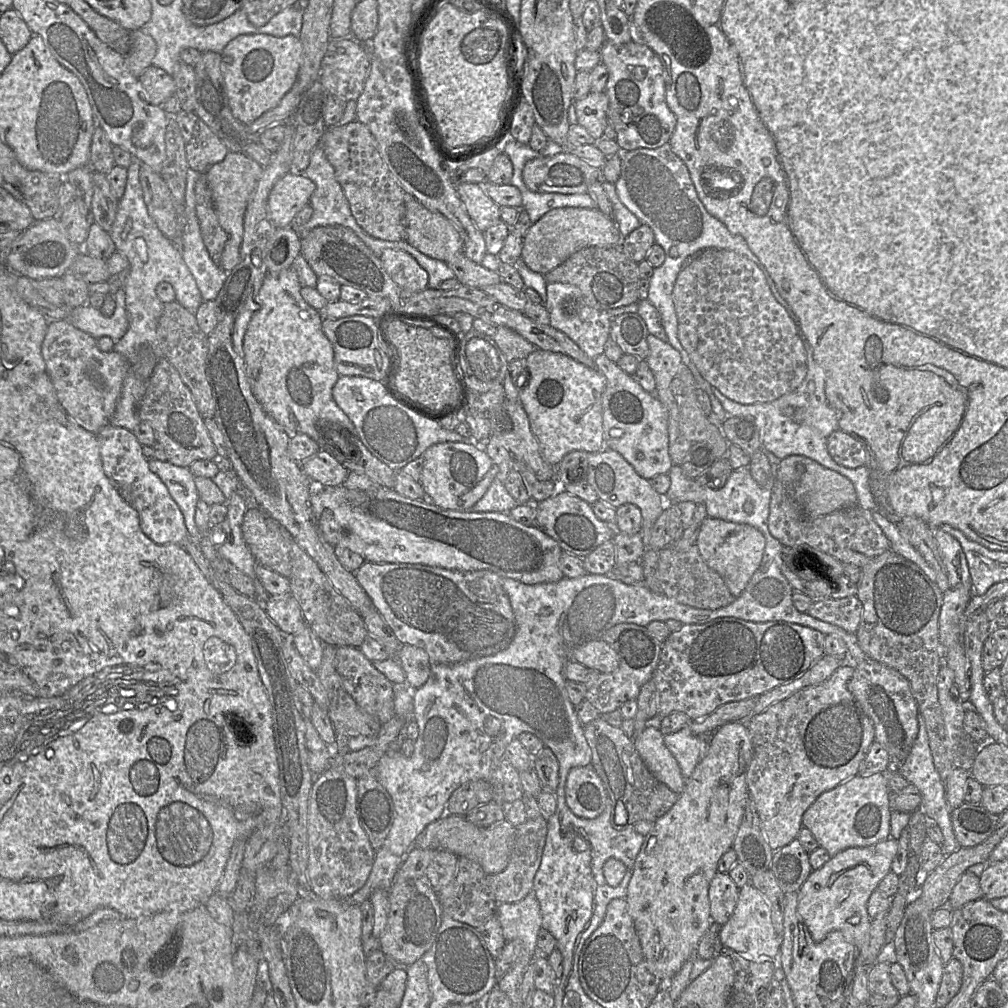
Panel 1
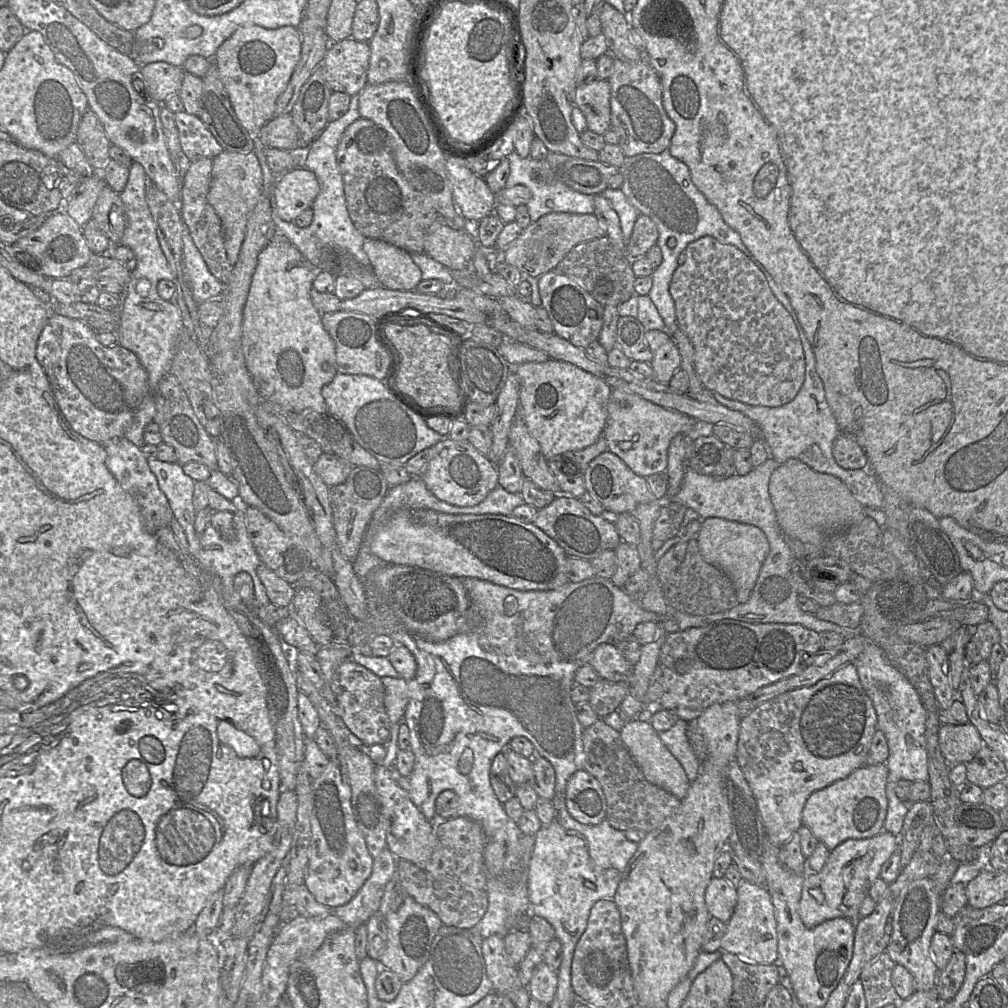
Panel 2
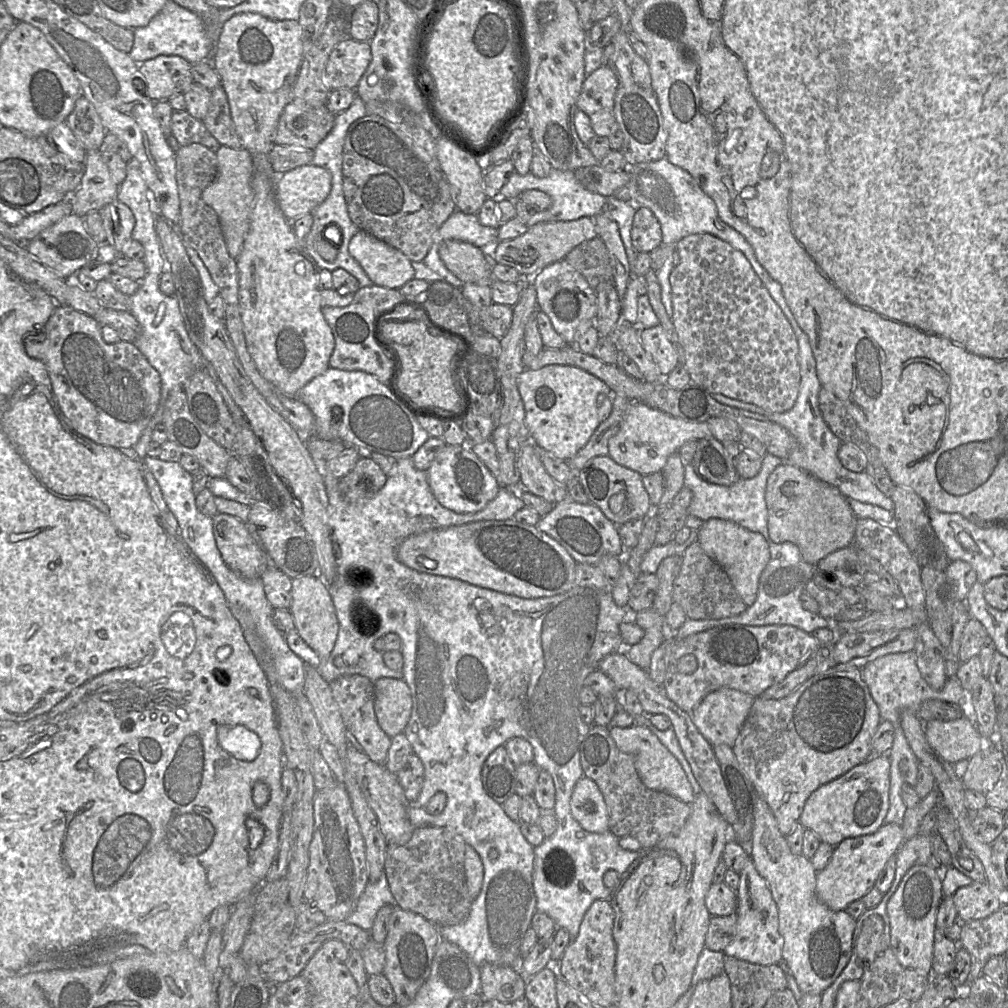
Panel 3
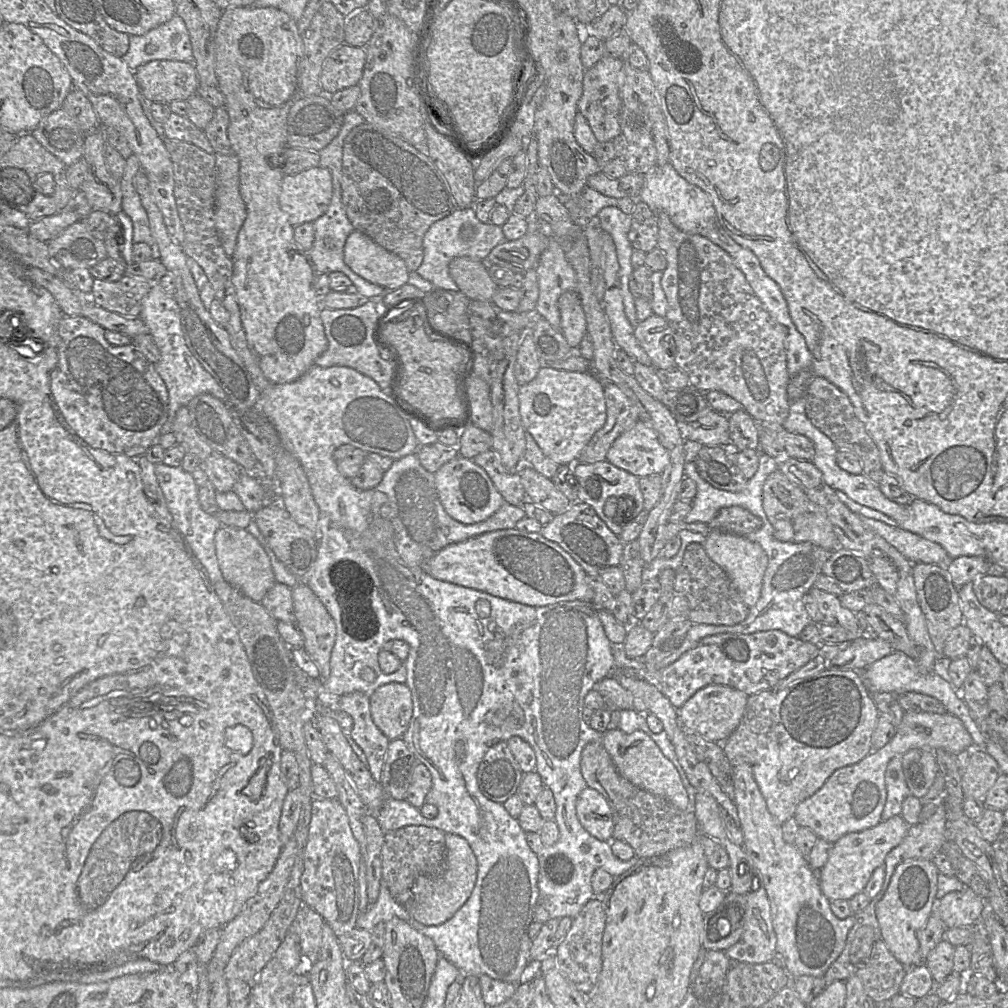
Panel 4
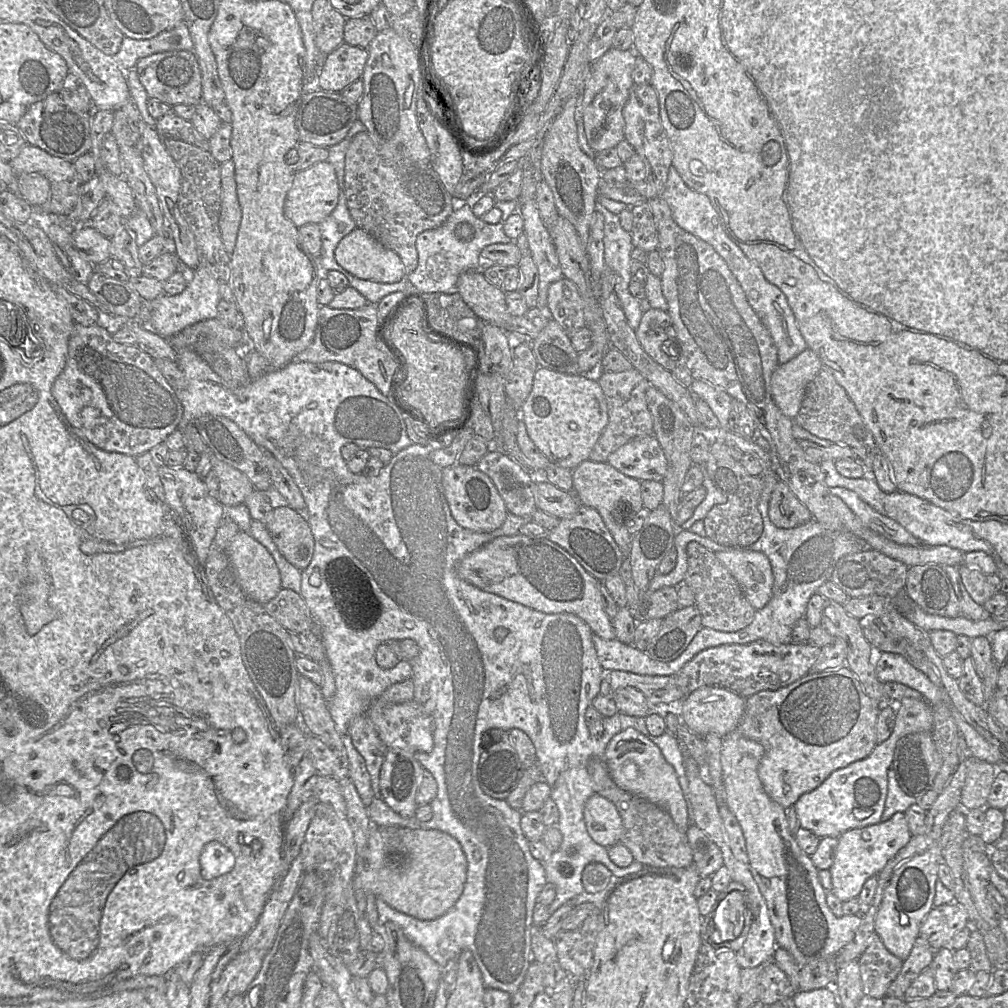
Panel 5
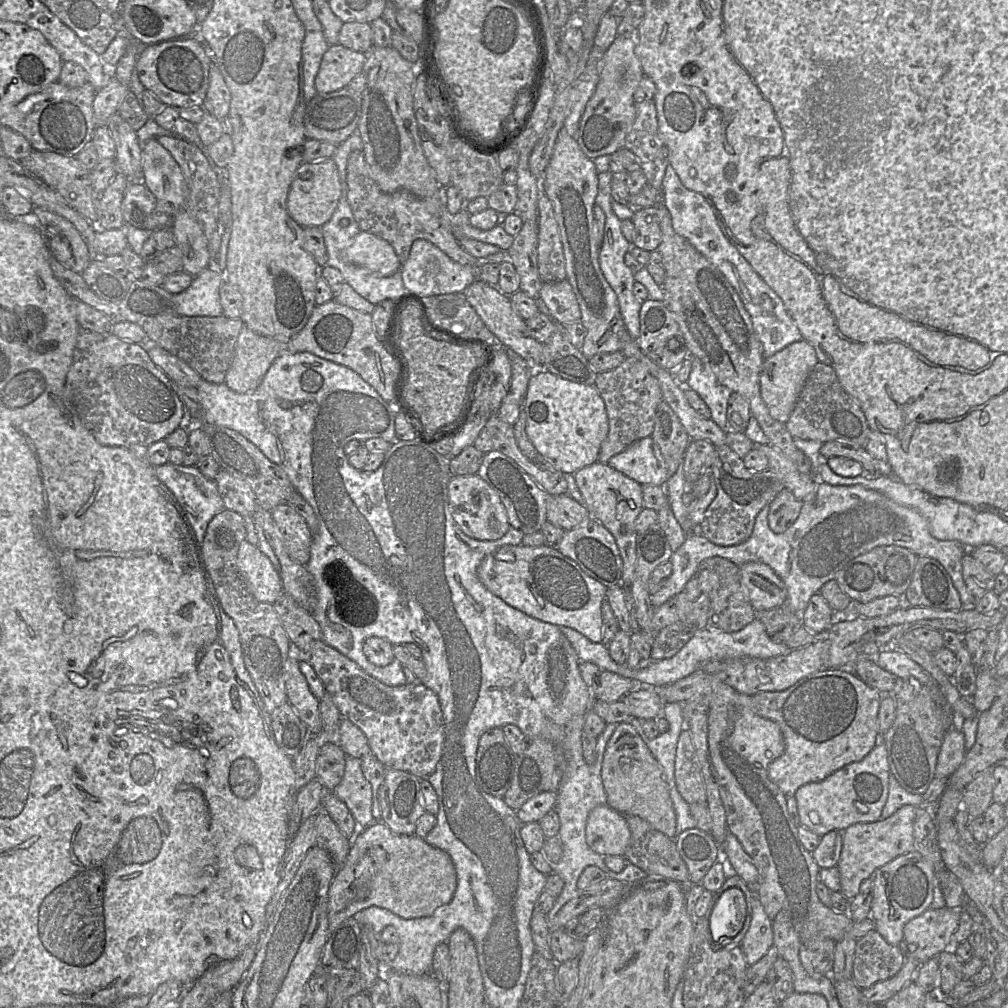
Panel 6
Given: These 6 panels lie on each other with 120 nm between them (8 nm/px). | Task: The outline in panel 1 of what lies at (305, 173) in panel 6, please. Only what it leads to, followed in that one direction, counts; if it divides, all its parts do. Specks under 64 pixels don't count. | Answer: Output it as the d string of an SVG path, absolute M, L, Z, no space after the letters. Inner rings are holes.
M292 163L292 171L285 174L281 179L279 179L274 187L272 188L269 197L268 197L268 211L270 214L271 219L273 220L275 226L277 228L285 228L287 226L290 226L291 223L293 223L294 218L296 215L307 205L310 204L310 198L313 194L313 192L316 189L315 183L310 180L304 173L297 172L293 169L293 163Z

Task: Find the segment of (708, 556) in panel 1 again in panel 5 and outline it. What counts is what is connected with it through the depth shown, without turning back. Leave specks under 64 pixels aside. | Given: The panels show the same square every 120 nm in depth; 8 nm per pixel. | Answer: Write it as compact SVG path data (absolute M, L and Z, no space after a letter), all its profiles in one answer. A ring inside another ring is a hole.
M748 548L714 552L738 582L744 596L755 610L762 609L772 597L774 577L768 557Z

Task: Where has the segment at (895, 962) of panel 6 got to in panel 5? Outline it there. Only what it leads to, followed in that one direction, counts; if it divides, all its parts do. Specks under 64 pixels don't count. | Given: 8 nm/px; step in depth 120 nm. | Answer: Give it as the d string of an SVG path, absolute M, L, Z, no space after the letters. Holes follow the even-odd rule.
M877 933L858 960L863 993L872 998L886 996L891 983L901 971L903 961L890 953Z

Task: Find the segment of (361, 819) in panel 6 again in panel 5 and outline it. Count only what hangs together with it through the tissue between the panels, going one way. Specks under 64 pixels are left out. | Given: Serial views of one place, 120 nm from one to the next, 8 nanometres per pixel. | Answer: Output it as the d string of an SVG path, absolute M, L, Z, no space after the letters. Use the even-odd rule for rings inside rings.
M350 735L342 739L348 759L346 767L347 776L355 785L363 804L368 808L374 800L374 794L371 787L371 777L367 771L365 760L353 745Z

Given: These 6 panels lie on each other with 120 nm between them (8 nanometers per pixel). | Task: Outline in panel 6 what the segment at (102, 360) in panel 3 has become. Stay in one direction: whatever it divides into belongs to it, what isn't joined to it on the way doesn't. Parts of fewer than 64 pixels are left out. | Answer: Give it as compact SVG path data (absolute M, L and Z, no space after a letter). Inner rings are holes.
M81 329L77 337L77 343L73 353L73 362L66 377L64 401L73 409L82 424L93 435L99 444L126 448L129 448L134 444L140 444L148 447L157 441L164 440L178 427L187 425L185 422L184 405L176 393L175 385L176 384L174 384L174 382L153 363L147 351L147 343L146 345L136 344L121 340L112 333L97 333Z

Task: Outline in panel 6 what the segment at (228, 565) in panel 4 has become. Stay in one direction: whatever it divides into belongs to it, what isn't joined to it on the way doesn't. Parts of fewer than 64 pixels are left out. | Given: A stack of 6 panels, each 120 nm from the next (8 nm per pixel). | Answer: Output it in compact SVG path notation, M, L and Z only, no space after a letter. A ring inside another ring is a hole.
M246 539L240 544L237 564L248 591L257 601L272 605L283 594L280 575L269 558Z

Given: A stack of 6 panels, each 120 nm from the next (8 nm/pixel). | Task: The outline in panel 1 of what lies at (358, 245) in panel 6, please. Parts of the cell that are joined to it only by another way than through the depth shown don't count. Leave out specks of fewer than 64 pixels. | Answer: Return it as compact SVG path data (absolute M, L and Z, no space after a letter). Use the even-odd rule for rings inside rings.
M385 249L380 260L389 276L400 287L409 291L423 291L428 288L428 272L406 251Z

